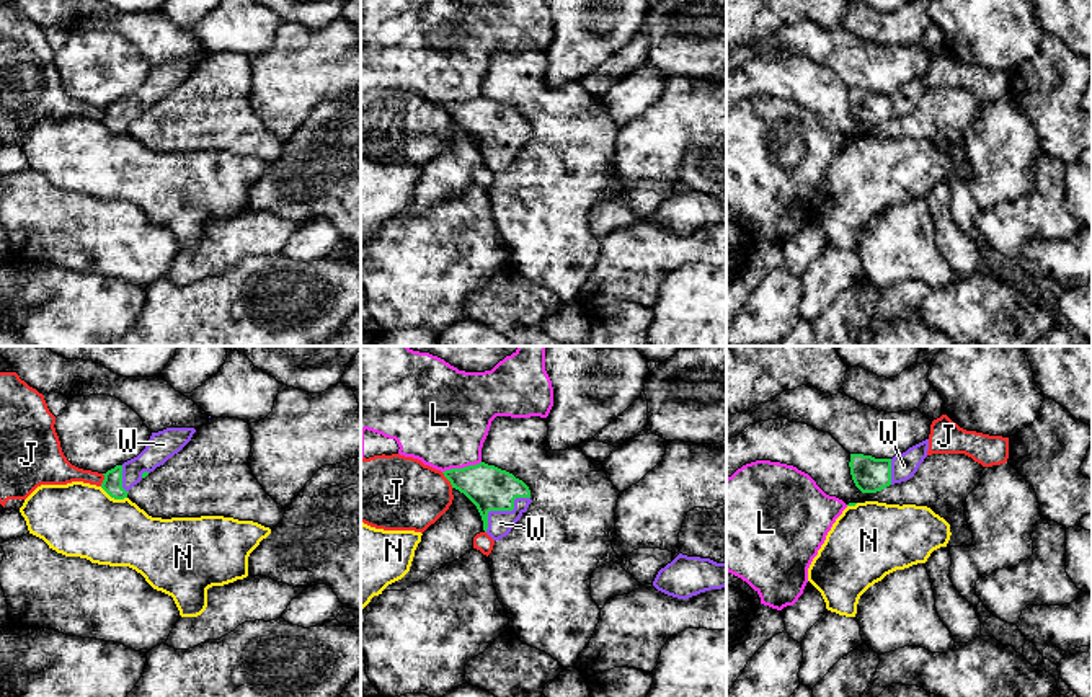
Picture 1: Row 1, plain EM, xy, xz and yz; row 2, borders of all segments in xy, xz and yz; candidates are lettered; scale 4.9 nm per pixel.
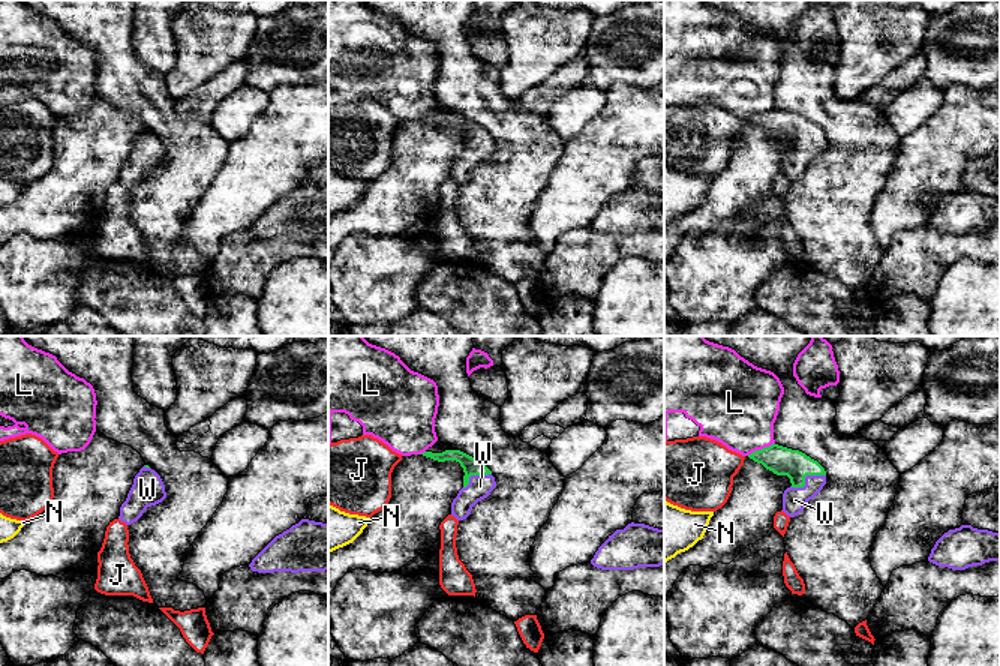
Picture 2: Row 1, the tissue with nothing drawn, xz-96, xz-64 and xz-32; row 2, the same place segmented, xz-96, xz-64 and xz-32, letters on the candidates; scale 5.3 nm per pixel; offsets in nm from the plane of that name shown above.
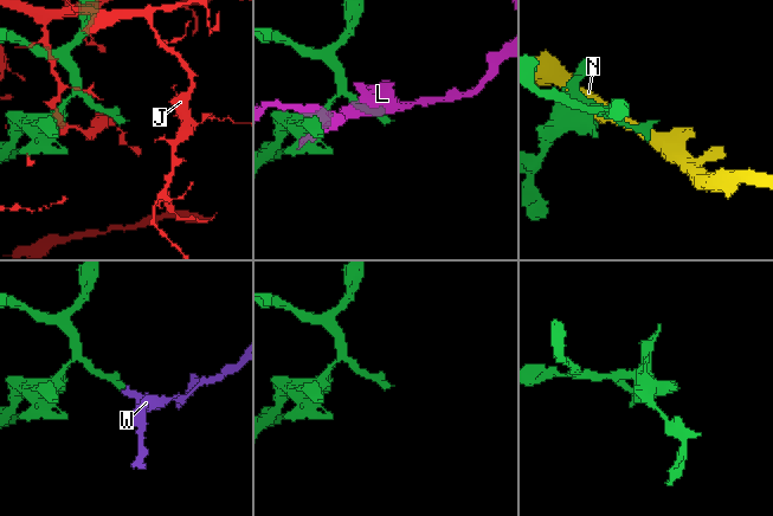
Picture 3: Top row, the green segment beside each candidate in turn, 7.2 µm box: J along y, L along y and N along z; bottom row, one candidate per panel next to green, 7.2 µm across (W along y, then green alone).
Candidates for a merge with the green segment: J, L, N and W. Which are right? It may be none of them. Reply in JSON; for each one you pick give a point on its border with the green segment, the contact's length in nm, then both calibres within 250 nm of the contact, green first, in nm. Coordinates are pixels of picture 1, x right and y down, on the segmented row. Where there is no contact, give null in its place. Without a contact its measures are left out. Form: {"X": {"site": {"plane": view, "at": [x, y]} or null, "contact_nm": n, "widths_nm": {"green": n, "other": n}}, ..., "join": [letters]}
{"W": {"site": {"plane": "xz", "at": [503, 510]}, "contact_nm": 280, "widths_nm": {"green": 220, "other": 130}}, "join": ["W"]}

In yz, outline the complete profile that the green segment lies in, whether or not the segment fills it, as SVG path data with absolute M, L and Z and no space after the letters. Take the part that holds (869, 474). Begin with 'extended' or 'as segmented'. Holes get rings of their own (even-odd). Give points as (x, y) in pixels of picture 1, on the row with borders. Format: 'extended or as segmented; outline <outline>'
extended; outline M929 439L909 447L893 459L875 459L863 454L850 454L850 475L862 493L877 493L883 488L914 477L927 457Z

